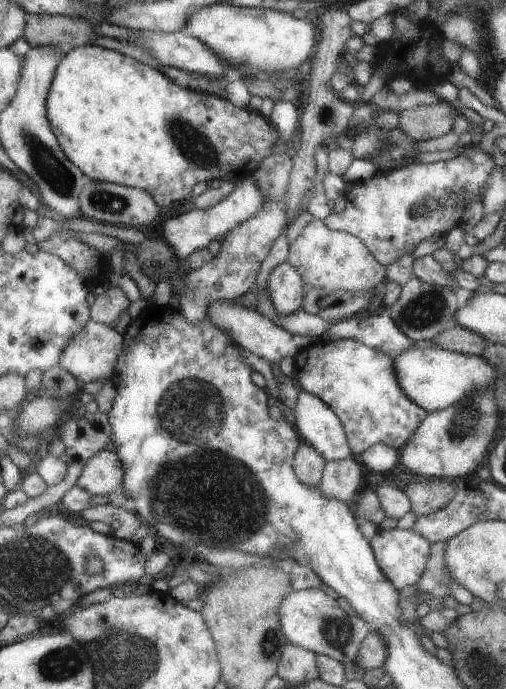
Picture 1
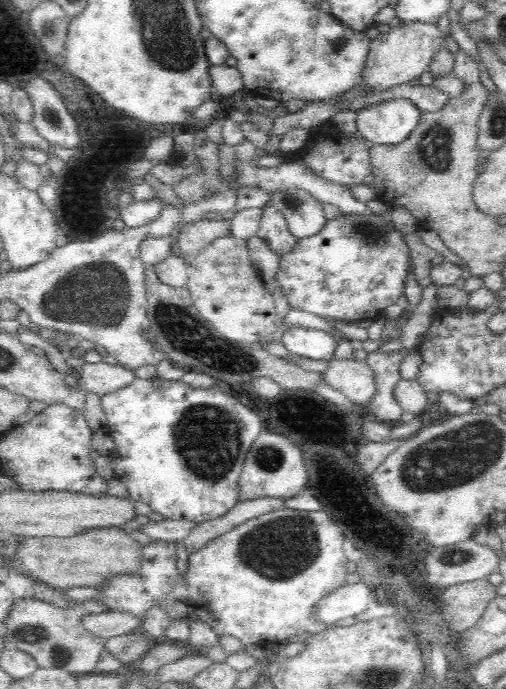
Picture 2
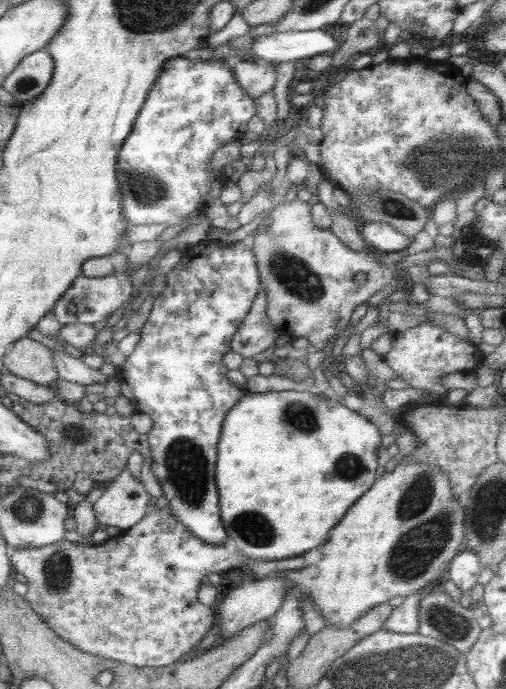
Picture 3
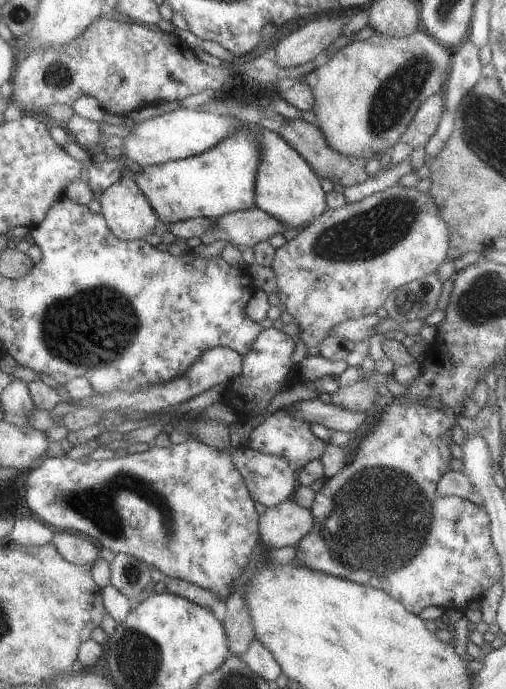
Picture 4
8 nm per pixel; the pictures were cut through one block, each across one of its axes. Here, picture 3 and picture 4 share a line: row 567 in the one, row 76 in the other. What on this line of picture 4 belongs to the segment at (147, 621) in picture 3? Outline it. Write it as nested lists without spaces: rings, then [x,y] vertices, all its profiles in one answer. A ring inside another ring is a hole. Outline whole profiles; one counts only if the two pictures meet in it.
[[[105,12],[105,14],[96,18],[88,28],[84,28],[84,32],[80,36],[76,36],[72,42],[60,44],[58,48],[32,52],[32,54],[28,54],[23,62],[15,65],[10,80],[14,84],[14,90],[12,90],[9,100],[12,106],[18,106],[22,110],[36,113],[44,112],[48,106],[54,106],[54,104],[72,105],[76,115],[100,123],[106,116],[105,111],[114,114],[114,116],[128,117],[132,111],[142,110],[142,108],[151,105],[175,106],[187,96],[205,92],[207,88],[219,93],[222,86],[228,84],[232,78],[240,76],[240,72],[246,78],[258,80],[258,88],[262,91],[270,90],[272,86],[276,86],[278,92],[286,92],[300,78],[304,78],[308,72],[312,72],[316,67],[323,65],[331,57],[333,53],[331,50],[332,47],[329,47],[311,61],[296,66],[296,68],[278,66],[274,48],[262,50],[260,47],[251,55],[241,55],[230,63],[221,62],[220,66],[213,66],[201,61],[186,41],[183,41],[174,32],[166,33],[162,30],[151,30],[148,29],[148,25],[128,23],[127,19],[113,18]]]

